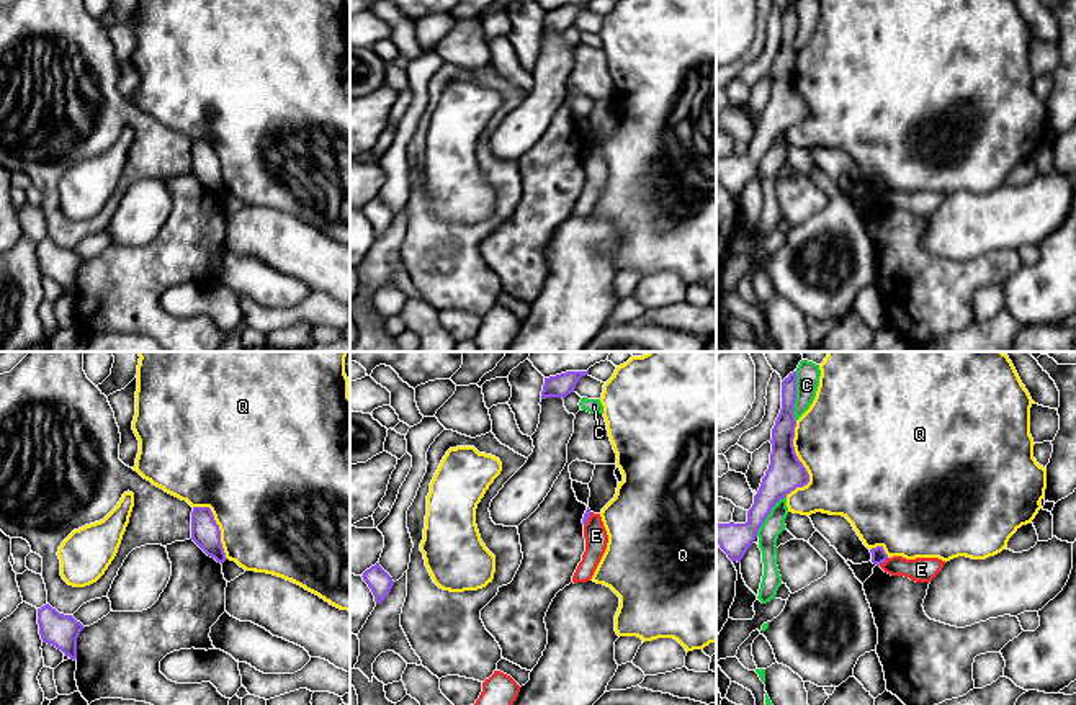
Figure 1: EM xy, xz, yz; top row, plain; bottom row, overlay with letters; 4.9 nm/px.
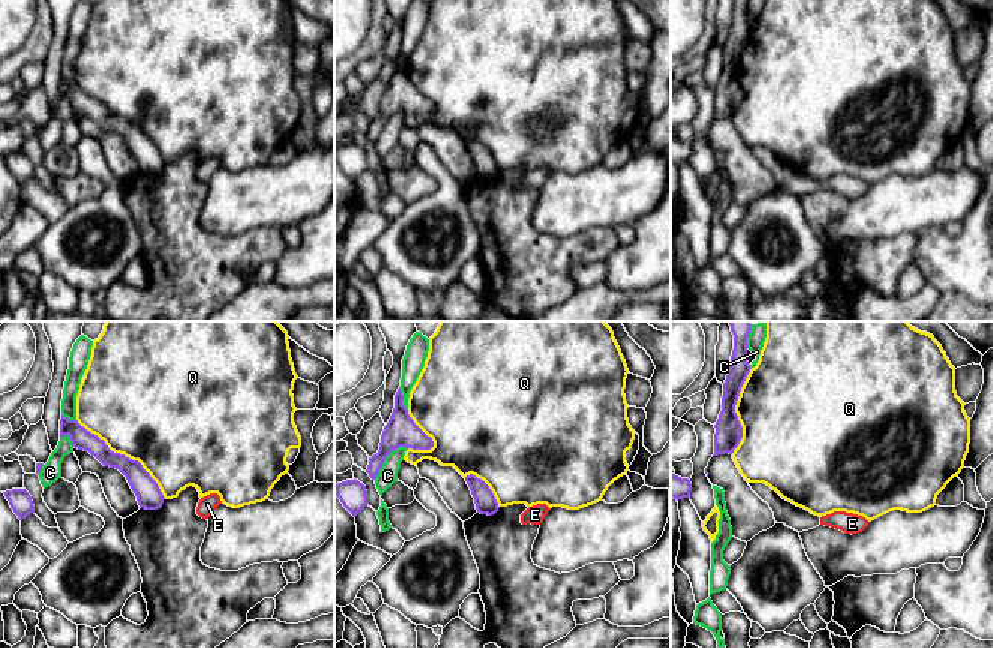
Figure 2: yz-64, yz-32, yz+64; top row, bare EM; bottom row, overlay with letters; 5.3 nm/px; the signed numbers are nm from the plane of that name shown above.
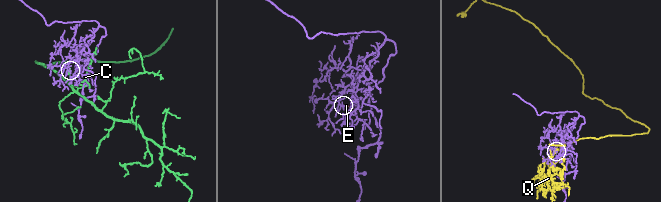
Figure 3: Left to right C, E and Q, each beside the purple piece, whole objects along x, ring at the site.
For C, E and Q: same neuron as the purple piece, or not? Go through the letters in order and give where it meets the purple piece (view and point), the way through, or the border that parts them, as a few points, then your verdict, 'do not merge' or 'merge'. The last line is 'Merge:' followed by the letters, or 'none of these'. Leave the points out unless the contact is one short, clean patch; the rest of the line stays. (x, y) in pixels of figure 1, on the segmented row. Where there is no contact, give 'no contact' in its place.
C: yz (795, 396) | do not merge
E: yz (883, 561) | along yz (888, 558), (878, 565) | do not merge
Q: yz (802, 463) | do not merge
Merge: none of these

